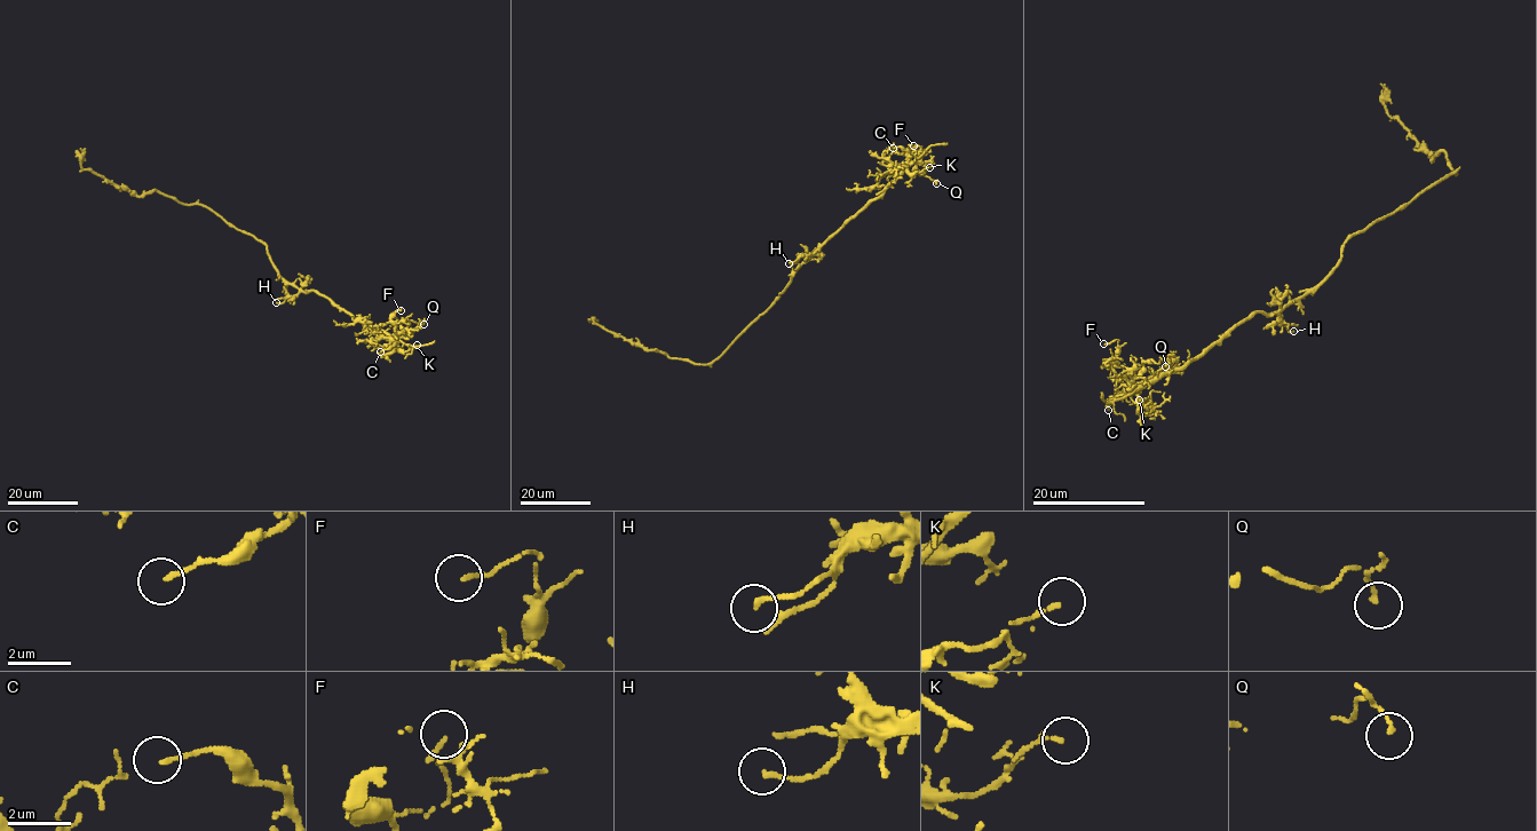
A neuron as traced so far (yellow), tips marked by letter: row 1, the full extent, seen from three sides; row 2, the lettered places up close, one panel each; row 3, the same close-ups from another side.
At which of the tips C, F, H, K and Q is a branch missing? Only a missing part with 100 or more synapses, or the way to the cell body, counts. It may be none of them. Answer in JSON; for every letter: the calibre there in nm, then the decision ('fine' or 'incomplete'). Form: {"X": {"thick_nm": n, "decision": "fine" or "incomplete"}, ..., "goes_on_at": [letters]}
{"C": {"thick_nm": 140, "decision": "fine"}, "F": {"thick_nm": 140, "decision": "fine"}, "H": {"thick_nm": 160, "decision": "fine"}, "K": {"thick_nm": 140, "decision": "fine"}, "Q": {"thick_nm": 130, "decision": "fine"}, "goes_on_at": []}

